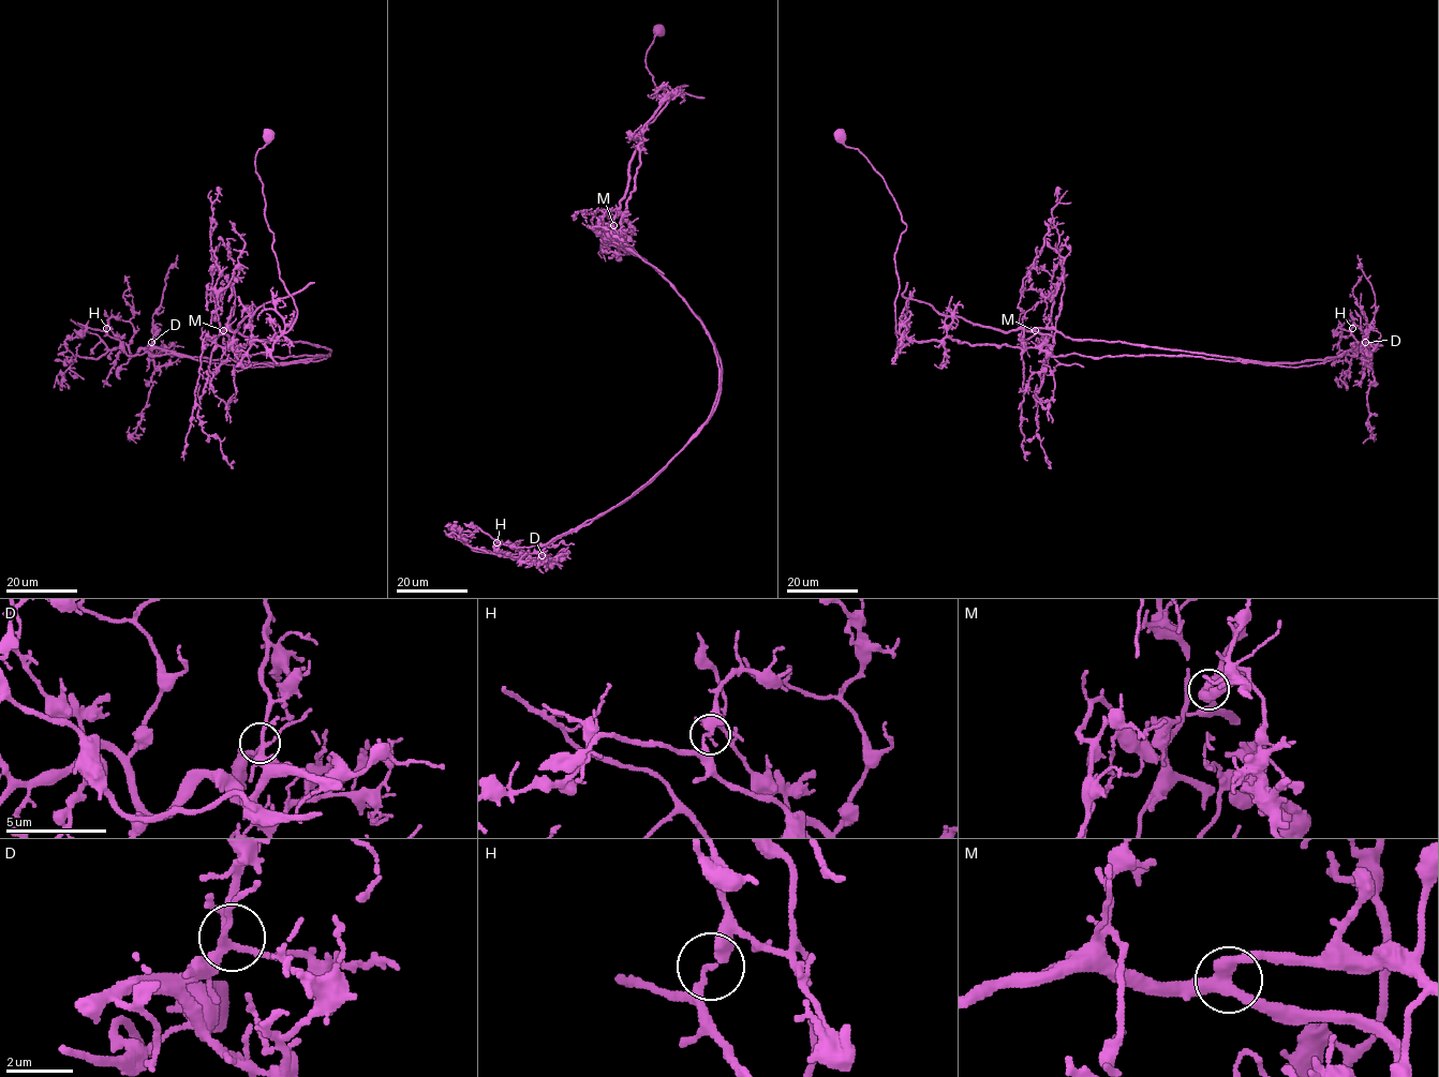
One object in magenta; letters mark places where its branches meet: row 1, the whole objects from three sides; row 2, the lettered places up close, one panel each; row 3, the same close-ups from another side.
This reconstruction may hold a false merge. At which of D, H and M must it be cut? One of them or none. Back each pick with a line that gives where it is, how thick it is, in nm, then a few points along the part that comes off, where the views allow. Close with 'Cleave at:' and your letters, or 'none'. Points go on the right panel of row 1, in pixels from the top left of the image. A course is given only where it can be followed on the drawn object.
H: Place: (1352, 328). Thickness 240 nm. Course of the part to remove: (1352, 327), (1358, 356), (1286, 368), (909, 341), (895, 330), (894, 308), (906, 224), (886, 182), (837, 130)
Cleave at: H

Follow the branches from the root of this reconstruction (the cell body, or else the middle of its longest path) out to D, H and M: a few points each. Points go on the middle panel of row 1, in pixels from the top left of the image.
D: (661, 30), (654, 90), (687, 85), (642, 129), (621, 228), (700, 322), (720, 390), (649, 482), (542, 555)
H: (661, 30), (654, 90), (687, 85), (642, 129), (621, 228), (700, 322), (720, 390), (619, 505), (498, 542)
M: (661, 30), (646, 55), (654, 90), (658, 96), (665, 85), (687, 85), (675, 89), (643, 126), (613, 225)

